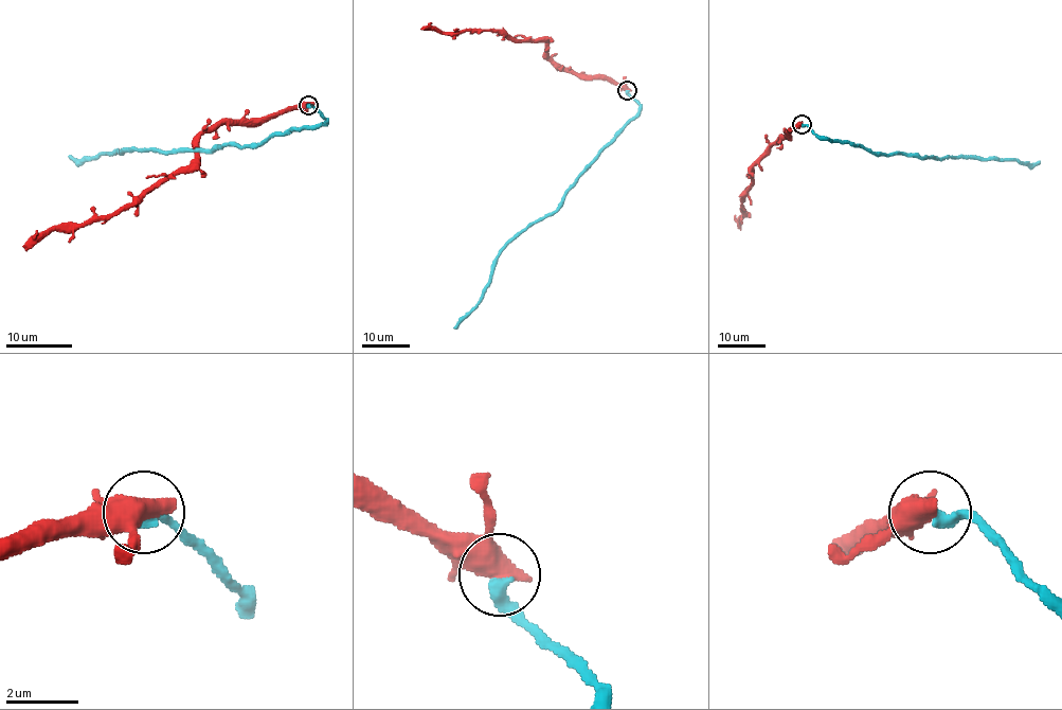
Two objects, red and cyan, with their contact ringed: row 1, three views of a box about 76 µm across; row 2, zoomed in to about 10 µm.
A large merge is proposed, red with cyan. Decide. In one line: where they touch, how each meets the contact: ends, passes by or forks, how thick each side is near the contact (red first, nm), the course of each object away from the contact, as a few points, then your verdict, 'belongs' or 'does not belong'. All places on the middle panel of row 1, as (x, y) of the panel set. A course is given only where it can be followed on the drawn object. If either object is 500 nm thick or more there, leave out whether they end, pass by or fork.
place (627, 90); calibres 700 and 400 nm; course red (627, 89), (606, 78), (557, 68), (547, 58), (547, 46), (541, 40), (511, 40), (500, 31), (420, 29); course cyan (627, 90), (640, 105), (637, 113), (568, 191), (562, 202), (505, 246), (482, 300), (455, 329); does not belong

